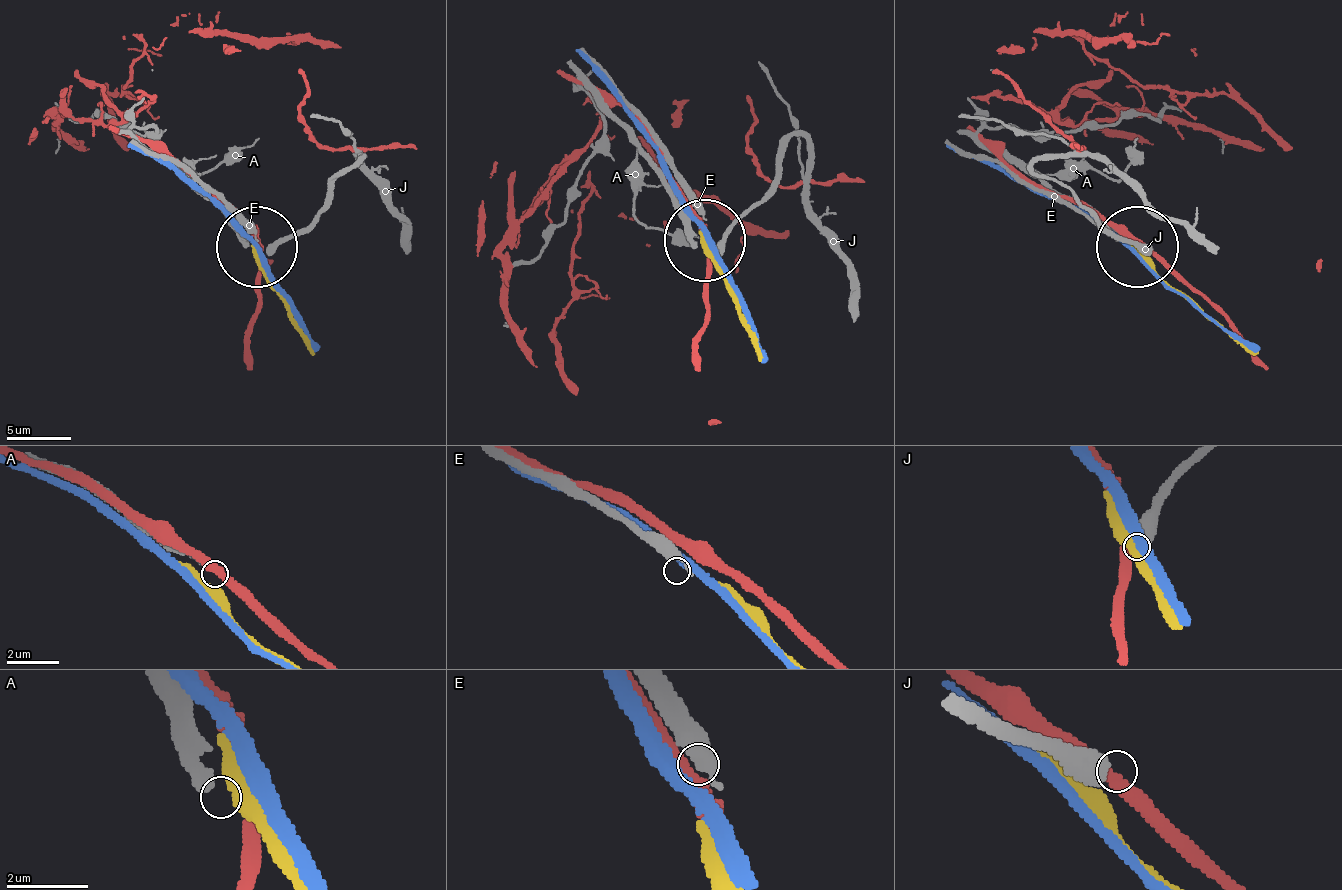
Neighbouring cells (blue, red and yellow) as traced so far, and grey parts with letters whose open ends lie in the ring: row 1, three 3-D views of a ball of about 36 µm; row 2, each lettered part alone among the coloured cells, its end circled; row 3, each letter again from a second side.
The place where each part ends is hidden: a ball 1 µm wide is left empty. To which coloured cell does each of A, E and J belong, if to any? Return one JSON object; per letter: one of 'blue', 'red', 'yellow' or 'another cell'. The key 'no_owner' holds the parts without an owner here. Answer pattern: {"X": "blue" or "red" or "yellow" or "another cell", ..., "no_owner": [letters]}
{"A": "another cell", "E": "another cell", "J": "another cell", "no_owner": ["A", "E", "J"]}

